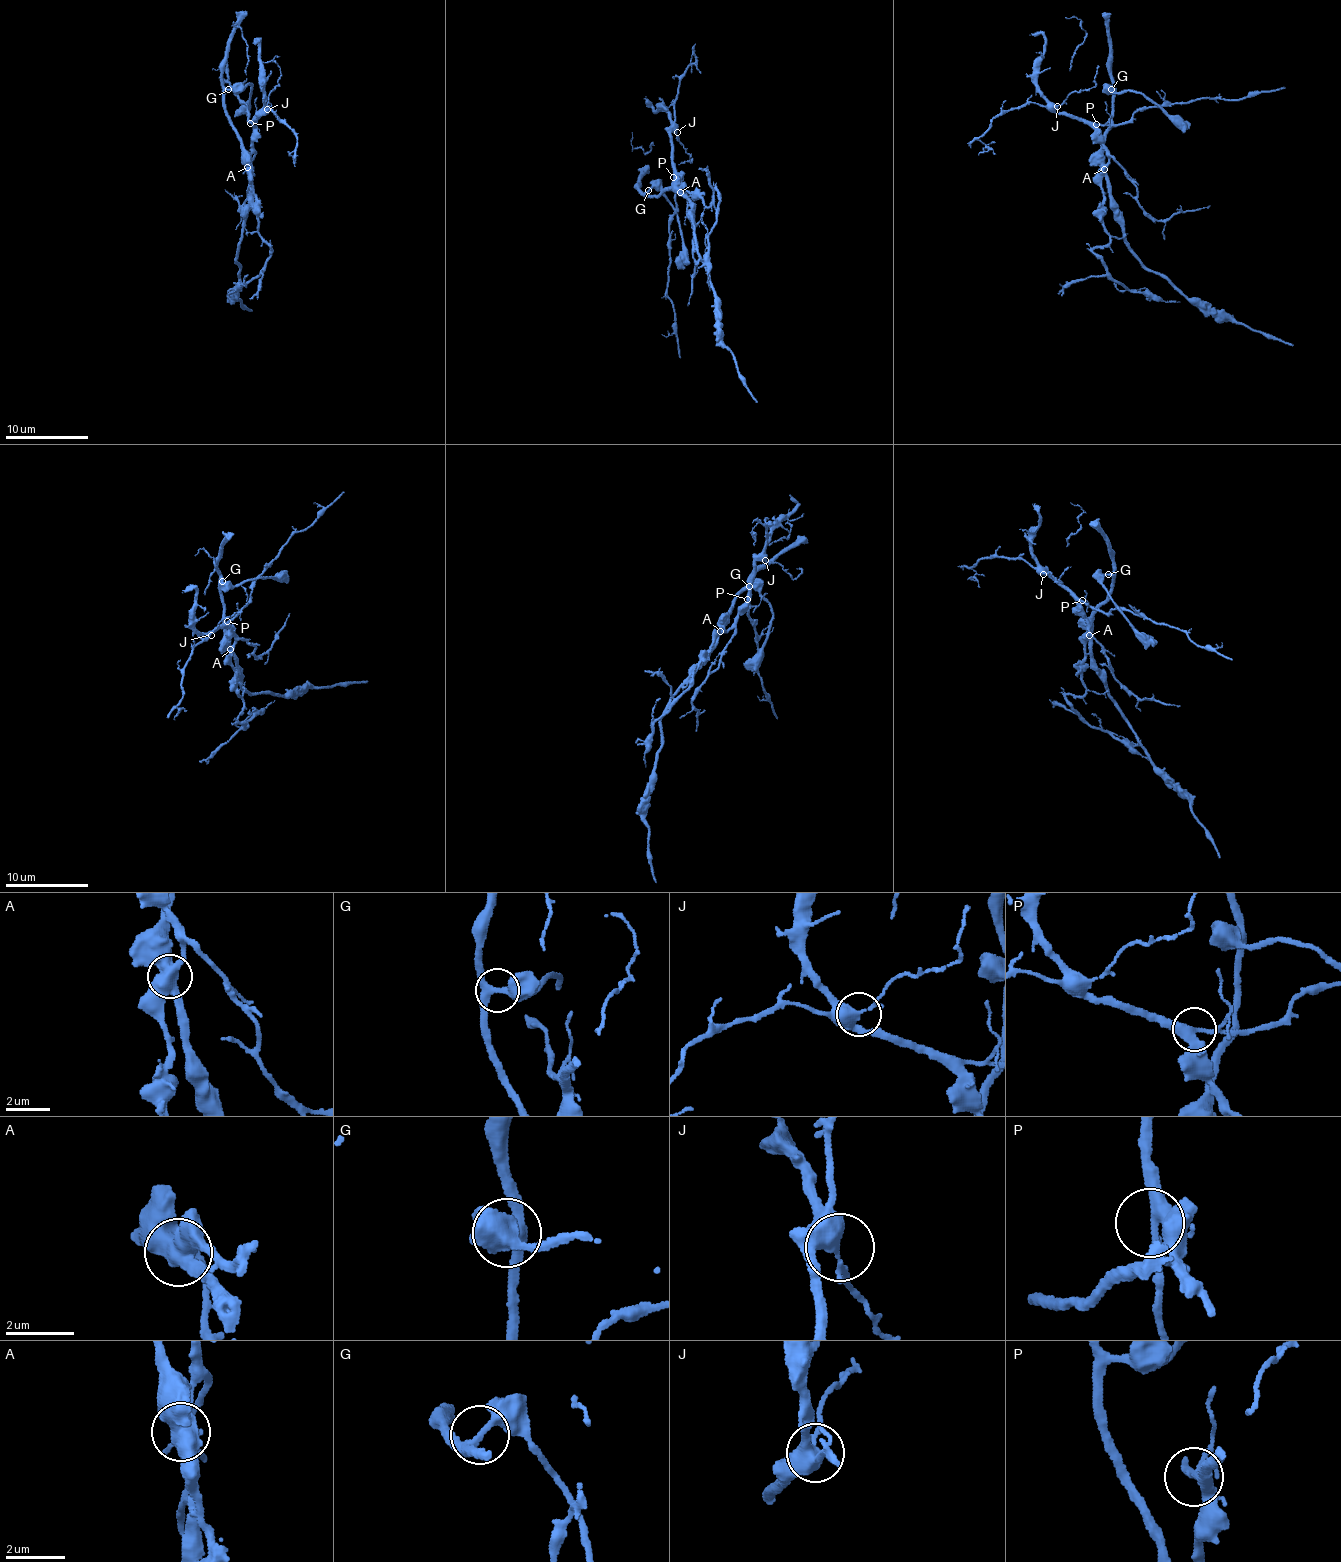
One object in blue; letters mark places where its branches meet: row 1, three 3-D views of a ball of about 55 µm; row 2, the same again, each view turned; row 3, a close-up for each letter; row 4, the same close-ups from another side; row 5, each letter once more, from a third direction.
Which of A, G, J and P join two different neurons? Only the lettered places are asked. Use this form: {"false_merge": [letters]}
{"false_merge": ["A"]}

